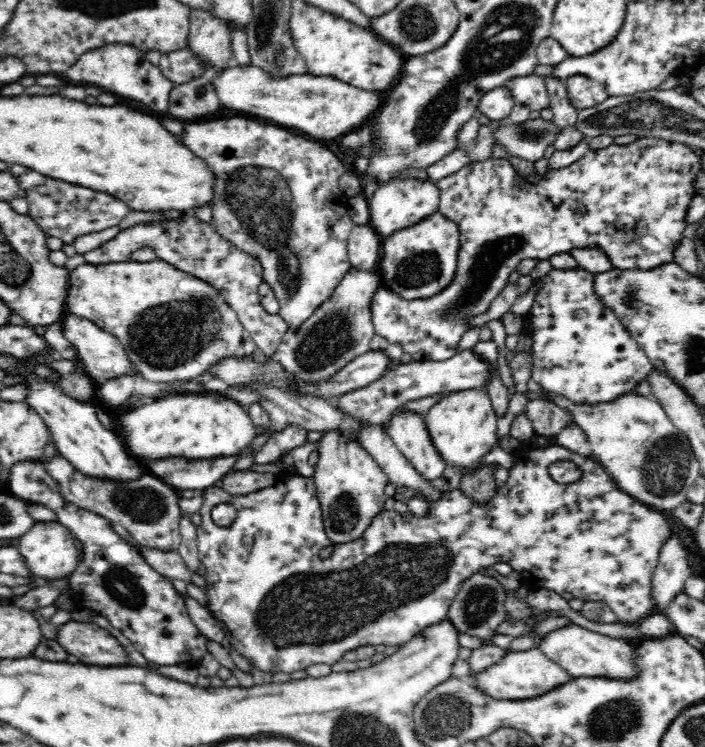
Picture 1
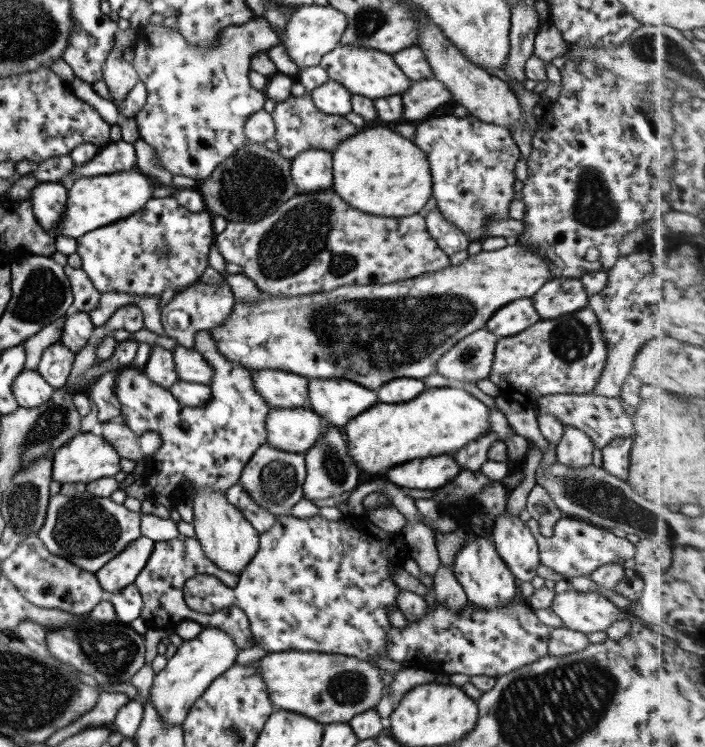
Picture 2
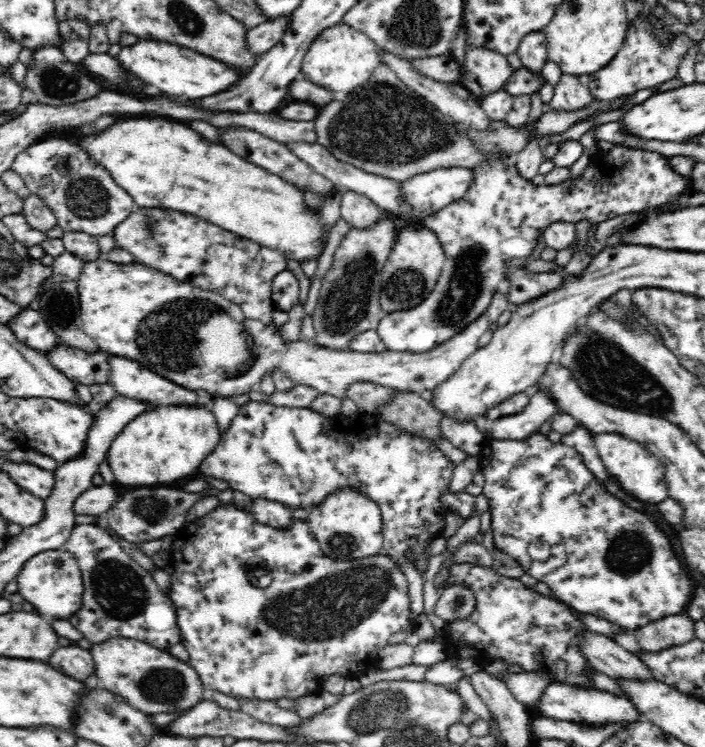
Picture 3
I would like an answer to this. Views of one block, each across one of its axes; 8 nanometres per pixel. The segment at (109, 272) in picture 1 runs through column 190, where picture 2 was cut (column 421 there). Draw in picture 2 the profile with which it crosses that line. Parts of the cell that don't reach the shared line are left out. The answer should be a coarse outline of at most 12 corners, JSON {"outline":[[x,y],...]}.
{"outline":[[513,241],[387,284],[235,299],[228,360],[421,380],[551,278]]}

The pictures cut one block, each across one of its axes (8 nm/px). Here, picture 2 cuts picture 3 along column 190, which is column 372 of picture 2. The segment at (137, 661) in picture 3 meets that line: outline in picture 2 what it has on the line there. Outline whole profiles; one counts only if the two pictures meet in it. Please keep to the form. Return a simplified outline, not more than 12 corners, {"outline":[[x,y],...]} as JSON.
{"outline":[[343,654],[256,660],[276,710],[323,725],[374,708],[382,671]]}

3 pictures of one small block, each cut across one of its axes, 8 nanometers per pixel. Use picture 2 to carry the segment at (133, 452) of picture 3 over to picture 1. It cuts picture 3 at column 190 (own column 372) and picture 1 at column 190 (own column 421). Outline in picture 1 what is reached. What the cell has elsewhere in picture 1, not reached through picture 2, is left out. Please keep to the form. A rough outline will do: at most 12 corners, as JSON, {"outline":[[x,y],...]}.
{"outline":[[174,392],[120,416],[138,458],[223,458],[256,439],[246,407]]}

